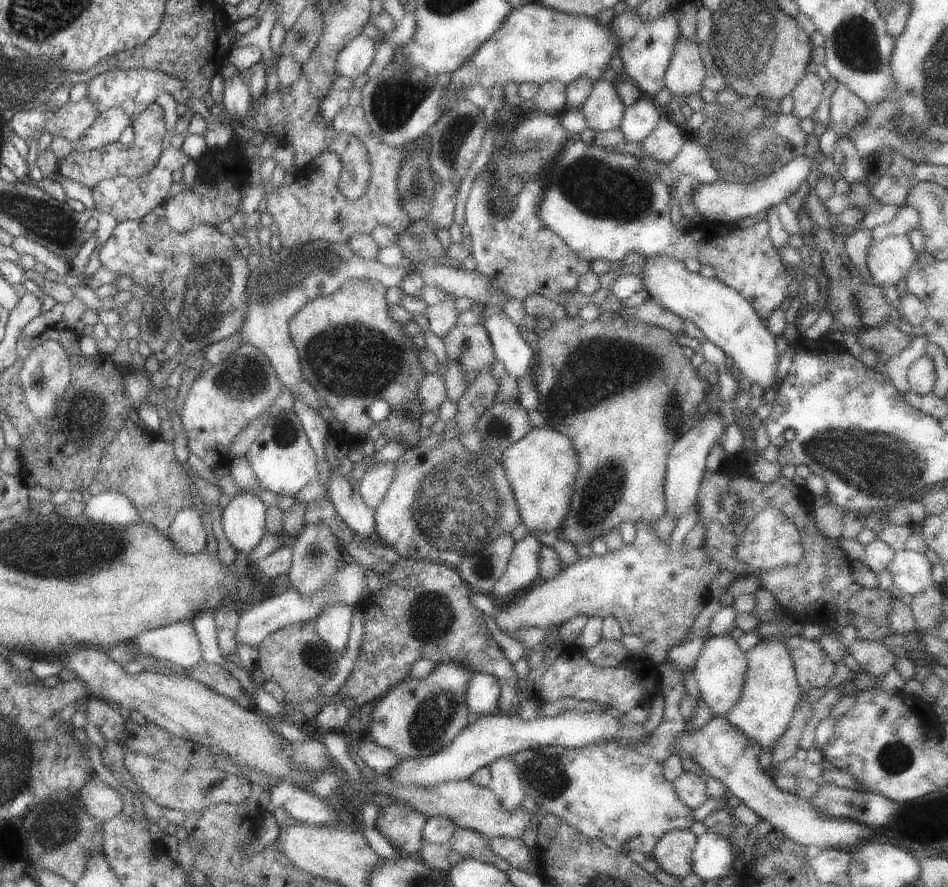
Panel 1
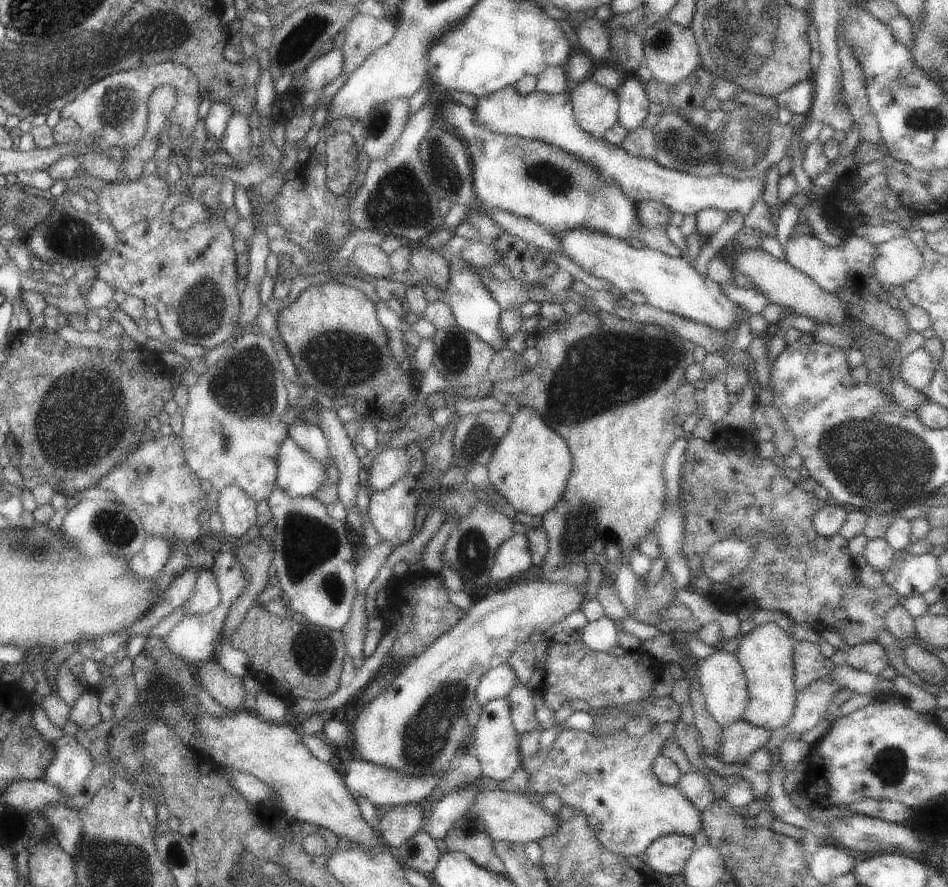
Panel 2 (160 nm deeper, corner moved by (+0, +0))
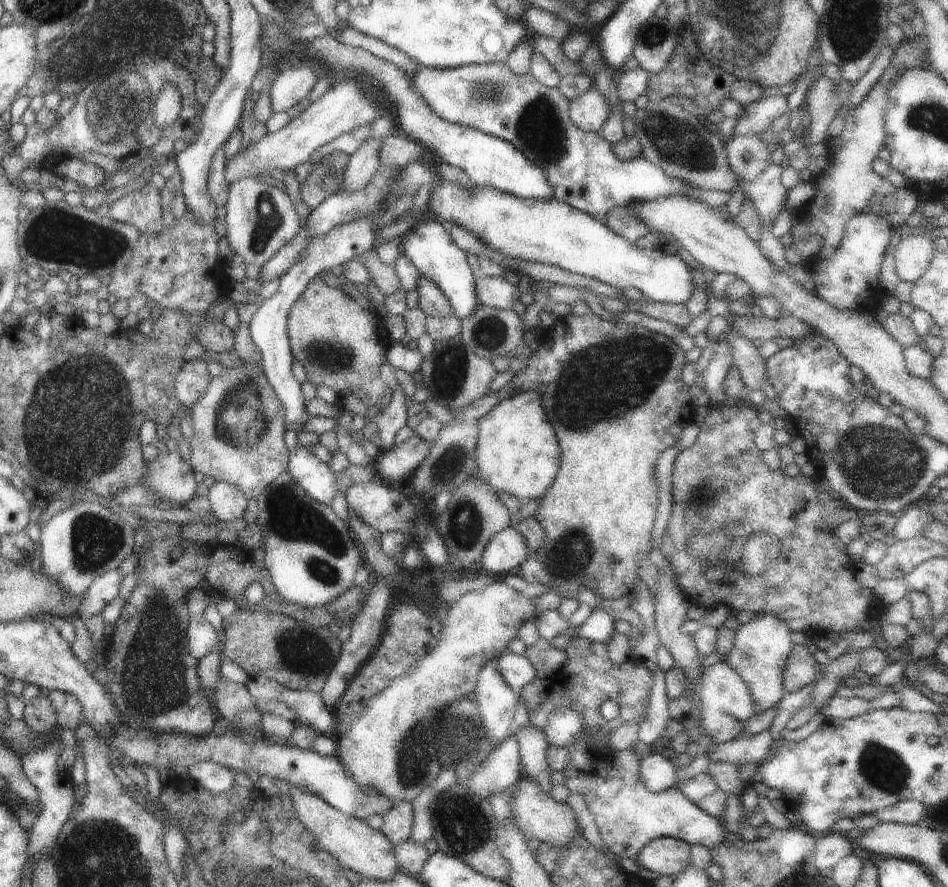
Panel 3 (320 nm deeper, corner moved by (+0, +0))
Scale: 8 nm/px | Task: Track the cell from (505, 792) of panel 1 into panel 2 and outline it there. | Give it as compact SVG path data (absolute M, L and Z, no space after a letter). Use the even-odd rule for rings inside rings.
M505 698L492 699L481 706L473 735L473 745L466 753L474 755L480 761L484 776L490 776L494 780L505 780L522 765L519 737L511 719L509 702Z

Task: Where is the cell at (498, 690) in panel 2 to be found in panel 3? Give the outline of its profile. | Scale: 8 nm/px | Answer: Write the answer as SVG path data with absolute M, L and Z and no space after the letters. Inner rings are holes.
M506 652L499 658L499 671L517 695L523 686L537 676L534 665L526 655L516 655L512 652Z

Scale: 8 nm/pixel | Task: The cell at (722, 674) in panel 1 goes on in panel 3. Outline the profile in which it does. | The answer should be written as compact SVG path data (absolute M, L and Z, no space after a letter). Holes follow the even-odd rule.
M719 661L706 670L698 682L696 694L701 699L700 720L712 743L725 743L745 734L747 722L756 714L748 685L726 662Z

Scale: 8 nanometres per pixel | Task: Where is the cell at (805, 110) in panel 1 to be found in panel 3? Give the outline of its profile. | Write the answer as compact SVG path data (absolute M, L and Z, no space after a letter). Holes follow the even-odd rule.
M788 96L764 97L744 108L743 115L734 125L734 137L759 136L771 123L787 111Z

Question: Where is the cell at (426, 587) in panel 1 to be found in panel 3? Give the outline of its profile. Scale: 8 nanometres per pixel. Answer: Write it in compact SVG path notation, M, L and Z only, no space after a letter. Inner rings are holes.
M517 727L514 734L519 742L519 751L523 766L523 776L531 779L549 793L553 787L551 772L554 769L547 761L547 750L550 743L539 728Z

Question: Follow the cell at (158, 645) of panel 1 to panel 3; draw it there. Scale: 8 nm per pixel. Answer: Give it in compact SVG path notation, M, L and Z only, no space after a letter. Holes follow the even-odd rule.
M196 615L188 623L188 650L196 658L202 658L218 646L218 631L203 615Z

